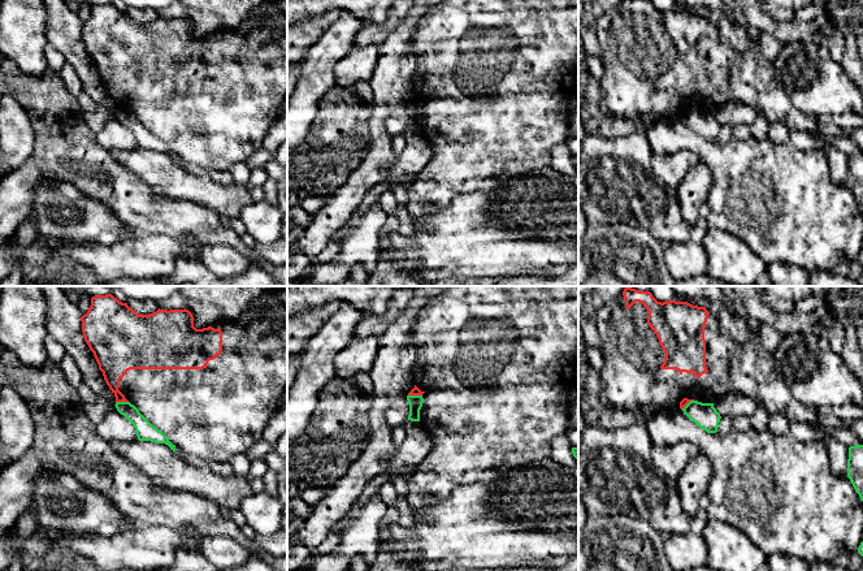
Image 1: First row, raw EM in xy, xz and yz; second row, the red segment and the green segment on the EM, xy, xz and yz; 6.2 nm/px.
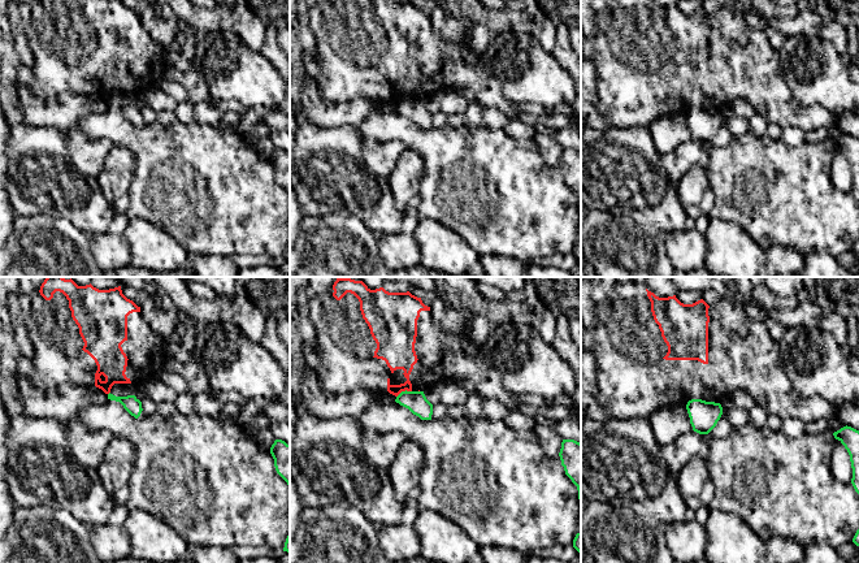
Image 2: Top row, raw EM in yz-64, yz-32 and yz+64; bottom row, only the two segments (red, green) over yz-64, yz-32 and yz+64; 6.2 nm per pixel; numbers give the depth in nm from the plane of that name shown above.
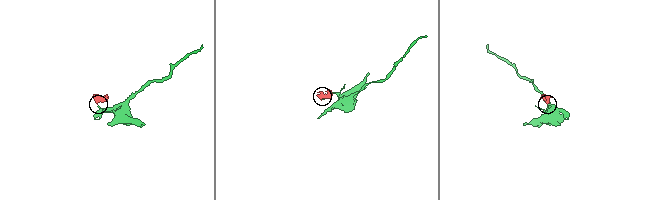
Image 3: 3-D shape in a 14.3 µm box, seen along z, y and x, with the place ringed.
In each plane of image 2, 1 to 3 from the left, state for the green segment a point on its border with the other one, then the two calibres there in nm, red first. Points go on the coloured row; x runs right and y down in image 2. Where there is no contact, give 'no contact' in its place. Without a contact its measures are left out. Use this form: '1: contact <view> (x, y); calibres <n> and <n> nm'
1: no contact
2: contact yz-32 (403, 390); calibres 200 and 140 nm
3: no contact

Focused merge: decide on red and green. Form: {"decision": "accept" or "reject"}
{"decision": "reject"}

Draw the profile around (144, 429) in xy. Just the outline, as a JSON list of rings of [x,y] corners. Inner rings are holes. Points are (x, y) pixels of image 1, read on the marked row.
[[[116,402],[117,411],[123,415],[135,428],[139,441],[151,441],[156,444],[165,444],[173,451],[175,451],[175,445],[173,445],[169,438],[153,427],[130,402]]]

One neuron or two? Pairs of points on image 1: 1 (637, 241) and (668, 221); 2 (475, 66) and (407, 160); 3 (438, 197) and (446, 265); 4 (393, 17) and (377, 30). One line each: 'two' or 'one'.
1: two
2: two
3: two
4: one

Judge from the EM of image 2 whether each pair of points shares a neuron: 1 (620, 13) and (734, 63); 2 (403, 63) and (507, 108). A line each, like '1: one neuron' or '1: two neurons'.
1: one neuron
2: one neuron

